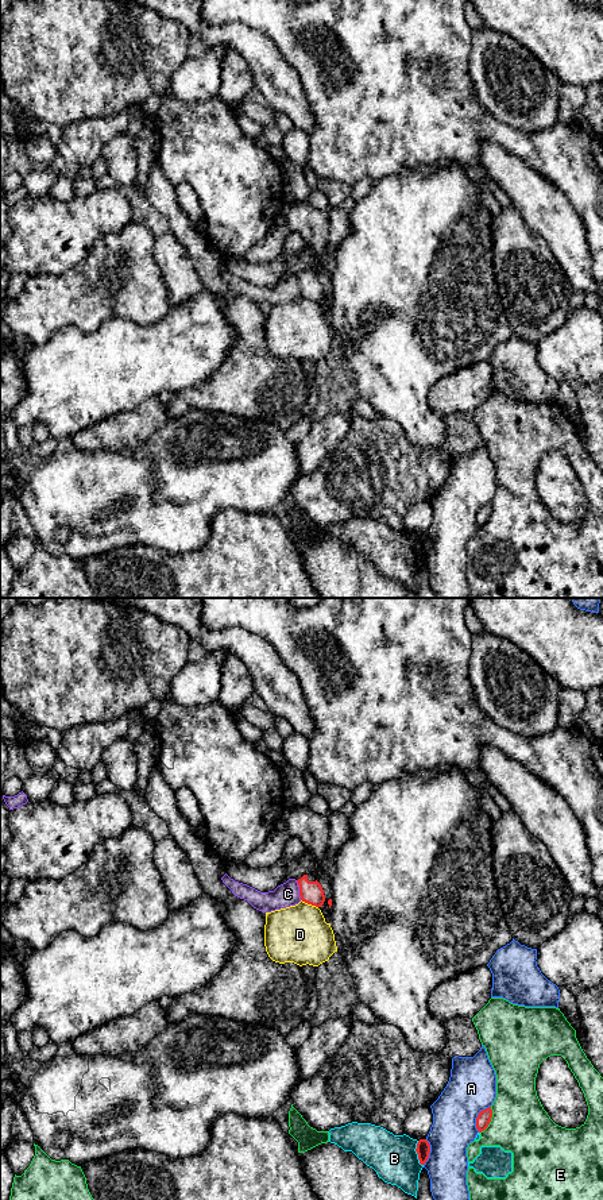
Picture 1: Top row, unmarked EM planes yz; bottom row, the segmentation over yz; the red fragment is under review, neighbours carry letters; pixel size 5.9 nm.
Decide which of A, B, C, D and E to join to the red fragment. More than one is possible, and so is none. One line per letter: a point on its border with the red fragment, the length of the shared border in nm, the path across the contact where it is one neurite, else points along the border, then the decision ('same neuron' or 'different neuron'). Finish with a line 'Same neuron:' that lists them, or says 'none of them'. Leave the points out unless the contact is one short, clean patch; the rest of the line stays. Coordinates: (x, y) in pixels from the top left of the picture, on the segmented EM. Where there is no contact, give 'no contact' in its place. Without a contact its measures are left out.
A: contact yz (478, 1116); length 180 nm; different neuron
B: contact yz (417, 1153); length 160 nm; different neuron
C: contact yz (300, 890); length 120 nm; border yz (296, 880), (301, 899); different neuron
D: contact yz (309, 903); length 120 nm; different neuron
E: contact yz (490, 1121); length 170 nm; different neuron
Same neuron: none of them

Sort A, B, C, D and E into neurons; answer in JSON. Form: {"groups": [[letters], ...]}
{"groups": [["A"], ["B", "E"], ["C"], ["D"]]}

